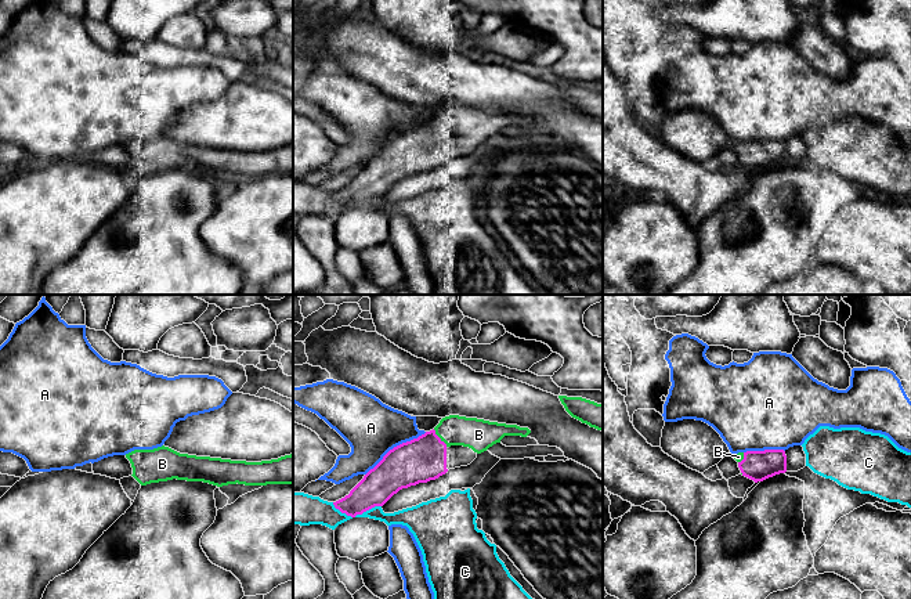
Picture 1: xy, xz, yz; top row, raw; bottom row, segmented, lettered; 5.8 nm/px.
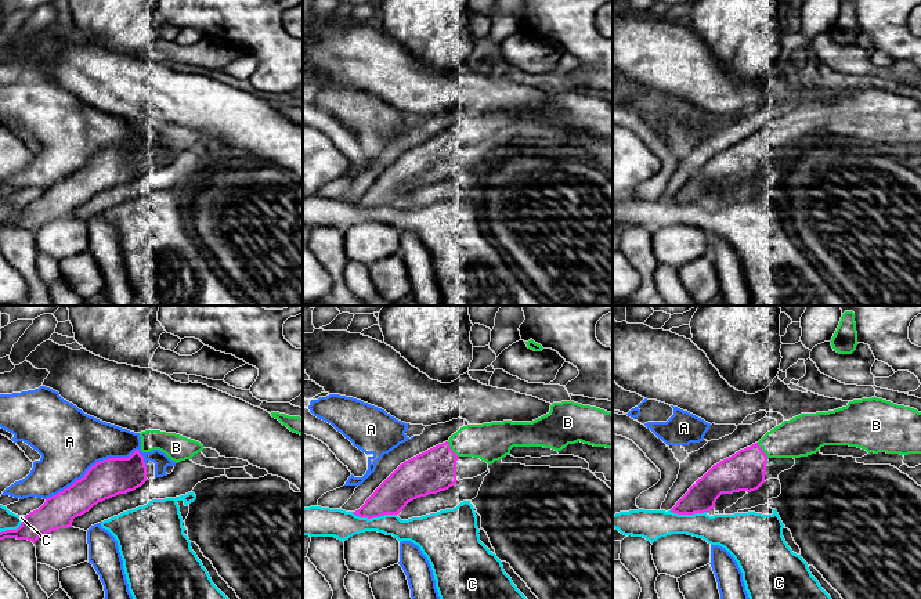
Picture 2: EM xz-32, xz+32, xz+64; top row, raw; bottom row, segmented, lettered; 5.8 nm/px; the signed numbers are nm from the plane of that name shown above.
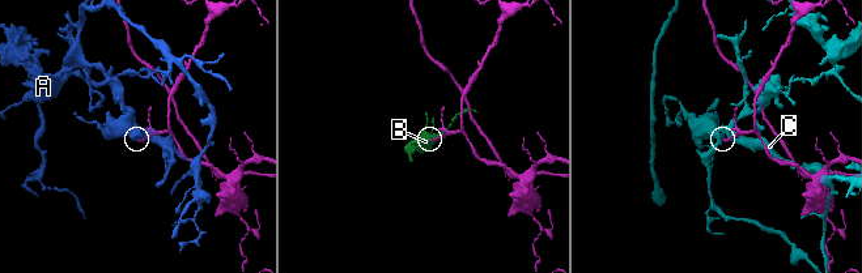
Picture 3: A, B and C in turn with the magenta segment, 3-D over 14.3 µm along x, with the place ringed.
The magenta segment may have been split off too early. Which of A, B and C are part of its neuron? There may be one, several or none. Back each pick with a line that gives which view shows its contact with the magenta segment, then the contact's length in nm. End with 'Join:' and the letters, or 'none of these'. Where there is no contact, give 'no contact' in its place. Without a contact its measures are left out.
B: xz | 130 nm
Join: B

